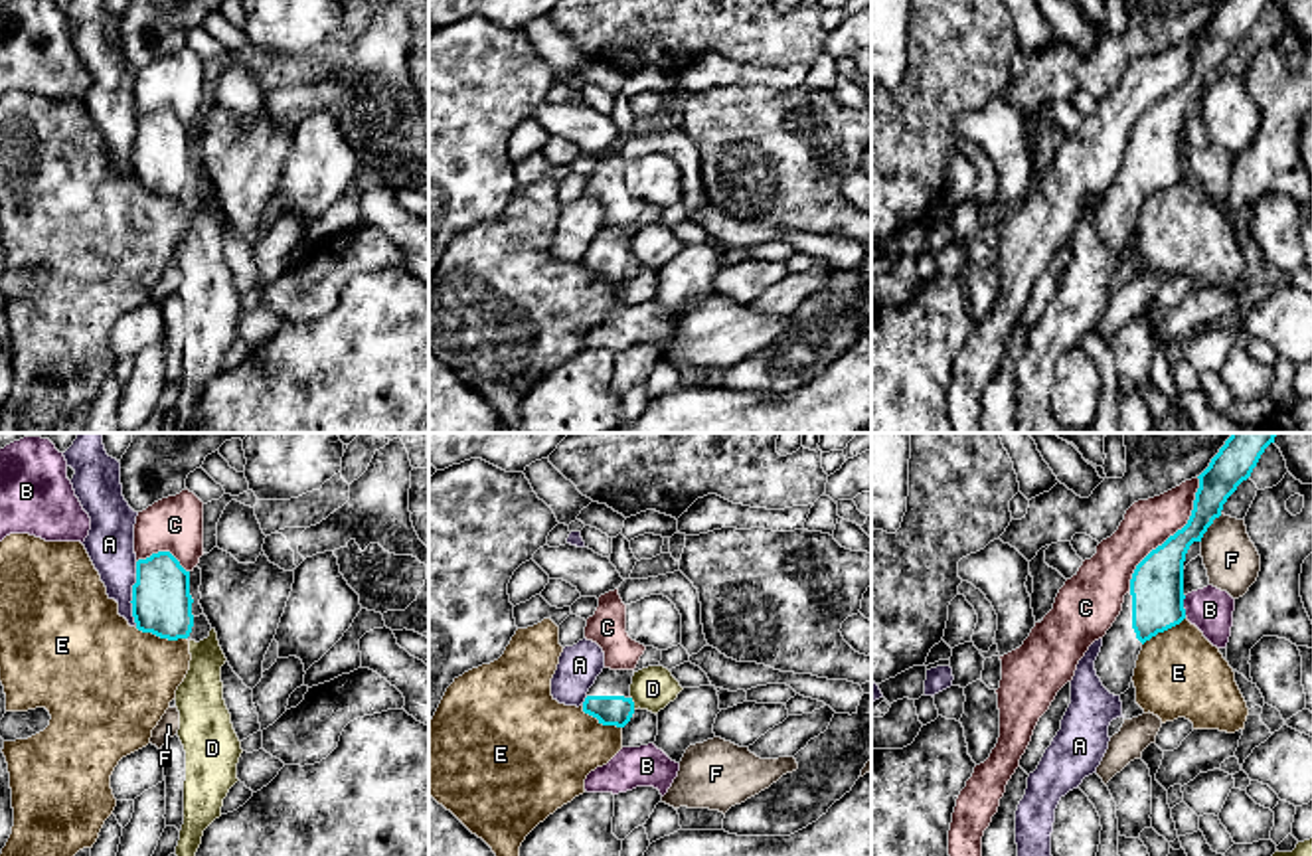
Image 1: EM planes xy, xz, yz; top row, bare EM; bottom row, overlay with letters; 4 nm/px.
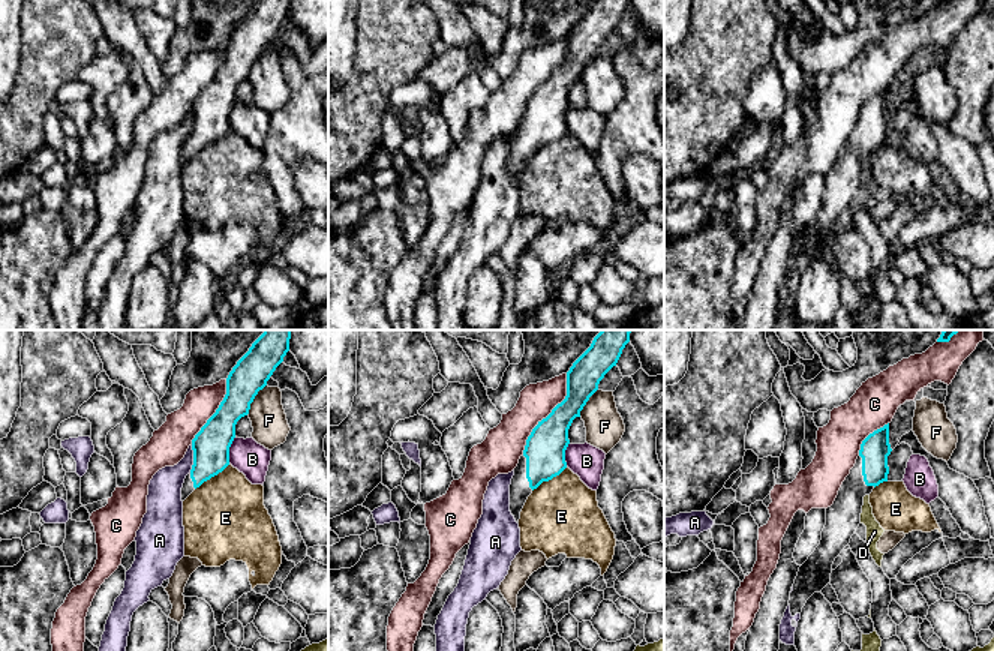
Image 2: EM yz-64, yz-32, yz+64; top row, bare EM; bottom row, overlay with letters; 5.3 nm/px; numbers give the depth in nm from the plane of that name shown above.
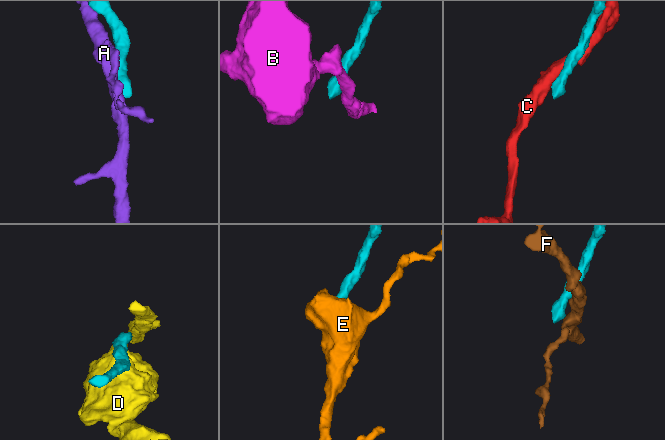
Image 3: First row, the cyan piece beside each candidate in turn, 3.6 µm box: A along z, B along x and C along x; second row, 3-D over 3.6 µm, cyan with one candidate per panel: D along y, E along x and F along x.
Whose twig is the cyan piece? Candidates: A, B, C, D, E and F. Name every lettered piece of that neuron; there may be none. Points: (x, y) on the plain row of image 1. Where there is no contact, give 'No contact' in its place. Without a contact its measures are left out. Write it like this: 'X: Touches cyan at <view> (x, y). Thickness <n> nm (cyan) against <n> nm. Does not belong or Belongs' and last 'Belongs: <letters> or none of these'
A: Touches cyan at xy (133, 151). Thickness 240 nm (cyan) against 190 nm. Does not belong
B: Touches cyan at yz (1182, 163). Thickness 220 nm (cyan) against 180 nm. Does not belong
C: Touches cyan at yz (1174, 91). Thickness 220 nm (cyan) against 200 nm. Does not belong
D: Touches cyan at xz (633, 259). Thickness 130 nm (cyan) against 180 nm. Does not belong
E: Touches cyan at xy (161, 194). Thickness 240 nm (cyan) against 460 nm. Does not belong
F: Touches cyan at yz (1210, 82). Thickness 160 nm (cyan) against 220 nm. Does not belong
Belongs: none of these

